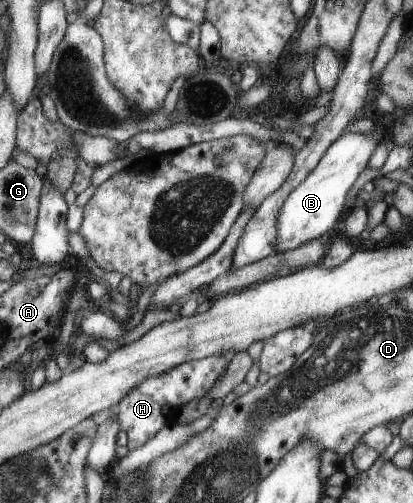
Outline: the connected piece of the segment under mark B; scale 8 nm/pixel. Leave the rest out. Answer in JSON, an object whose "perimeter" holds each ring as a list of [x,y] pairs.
{"perimeter":[[[374,125],[370,133],[346,132],[340,136],[324,151],[322,158],[316,163],[312,172],[290,191],[286,200],[282,203],[277,214],[277,235],[275,252],[283,252],[295,249],[303,242],[311,241],[328,230],[328,226],[338,220],[336,216],[342,210],[344,196],[356,176],[364,170],[370,154],[380,142],[387,142],[386,129]]]}

